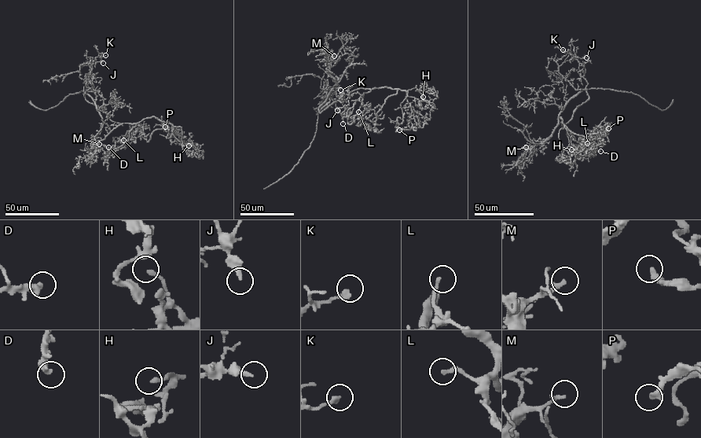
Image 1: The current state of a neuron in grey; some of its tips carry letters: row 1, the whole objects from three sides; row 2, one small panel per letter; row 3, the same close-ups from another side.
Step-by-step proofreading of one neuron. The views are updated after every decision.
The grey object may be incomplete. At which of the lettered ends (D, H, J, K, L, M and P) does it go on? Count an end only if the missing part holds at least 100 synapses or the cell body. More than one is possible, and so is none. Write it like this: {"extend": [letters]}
{"extend": []}

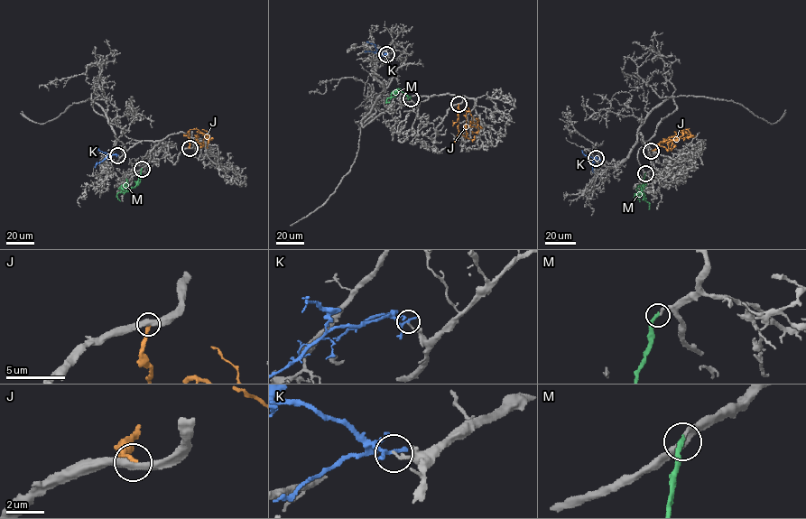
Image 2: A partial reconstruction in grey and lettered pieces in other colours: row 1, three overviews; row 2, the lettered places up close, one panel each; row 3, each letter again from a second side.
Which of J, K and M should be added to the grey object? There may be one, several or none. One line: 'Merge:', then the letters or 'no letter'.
Merge: M

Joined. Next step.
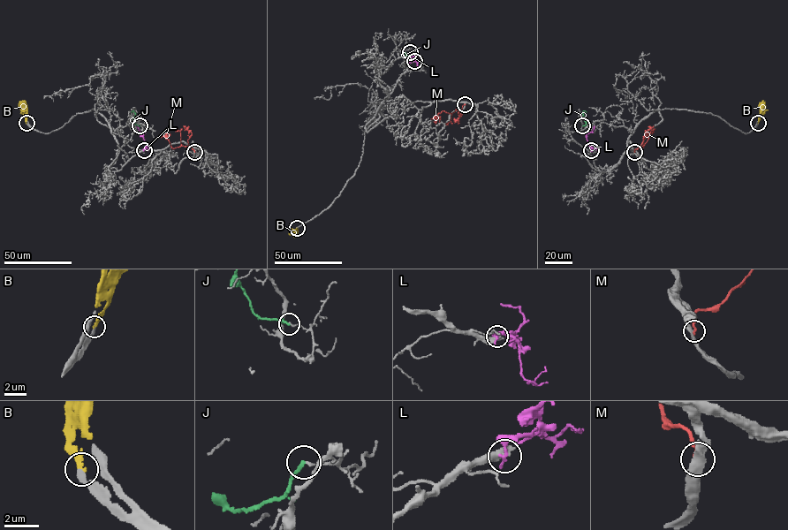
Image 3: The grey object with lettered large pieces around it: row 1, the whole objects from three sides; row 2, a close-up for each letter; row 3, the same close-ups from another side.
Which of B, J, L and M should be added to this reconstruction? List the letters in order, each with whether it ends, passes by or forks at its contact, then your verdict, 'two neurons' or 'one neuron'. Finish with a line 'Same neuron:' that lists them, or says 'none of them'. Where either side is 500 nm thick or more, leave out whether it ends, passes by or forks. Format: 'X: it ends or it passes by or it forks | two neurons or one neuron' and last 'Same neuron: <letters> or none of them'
B: it ends | one neuron
J: it ends | two neurons
L: it passes by | two neurons
M: it ends | two neurons
Same neuron: B

